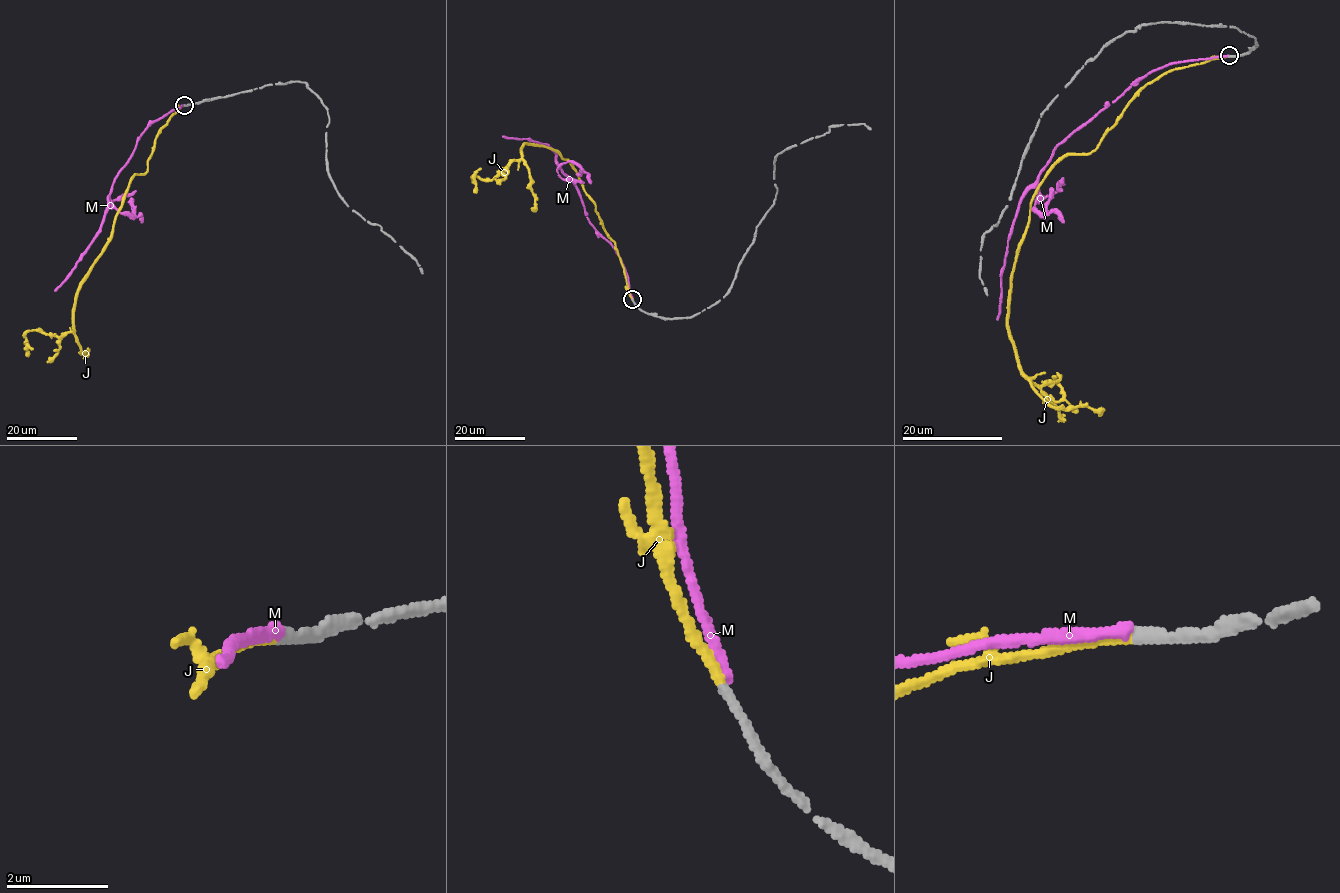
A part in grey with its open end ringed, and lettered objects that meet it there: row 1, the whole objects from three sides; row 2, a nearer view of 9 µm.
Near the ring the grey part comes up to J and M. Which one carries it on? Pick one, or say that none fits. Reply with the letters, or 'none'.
J

